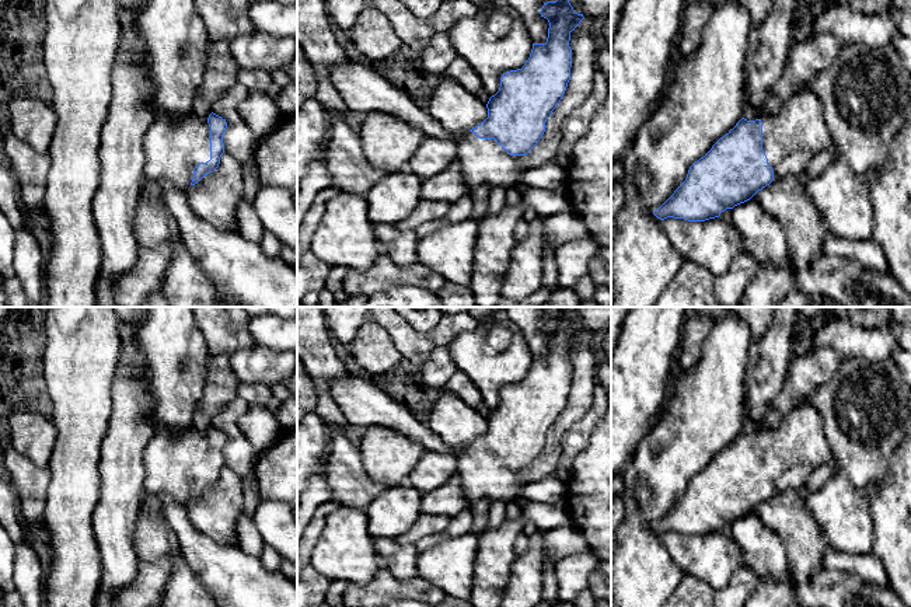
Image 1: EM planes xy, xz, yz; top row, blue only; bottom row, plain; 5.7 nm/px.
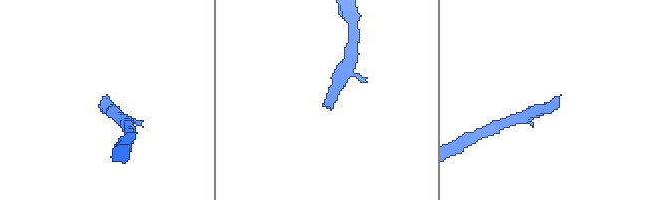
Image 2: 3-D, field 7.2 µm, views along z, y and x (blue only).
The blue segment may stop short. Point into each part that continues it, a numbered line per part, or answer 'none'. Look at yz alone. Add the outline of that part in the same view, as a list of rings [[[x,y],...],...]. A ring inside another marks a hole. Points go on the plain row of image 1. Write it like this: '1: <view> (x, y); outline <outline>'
1: yz (796, 446); outline [[[811,404],[793,408],[772,430],[761,432],[761,437],[762,464],[774,484],[774,493],[800,491],[818,465],[834,460],[824,433],[823,416]]]

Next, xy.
1: xy (171, 464); outline [[[191,428],[177,437],[157,432],[150,439],[144,450],[144,488],[149,495],[167,493],[182,503],[191,499],[193,482],[210,474],[207,432]]]

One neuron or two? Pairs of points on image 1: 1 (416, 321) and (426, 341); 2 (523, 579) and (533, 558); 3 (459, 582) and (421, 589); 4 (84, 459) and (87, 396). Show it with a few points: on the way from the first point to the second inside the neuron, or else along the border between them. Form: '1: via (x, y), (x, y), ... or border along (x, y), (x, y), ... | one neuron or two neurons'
1: border along (407, 321), (421, 331), (430, 331), (440, 321) | two neurons
2: via (526, 574), (530, 564) | one neuron
3: border along (416, 574), (443, 592) | two neurons
4: via (84, 443), (84, 411) | one neuron

